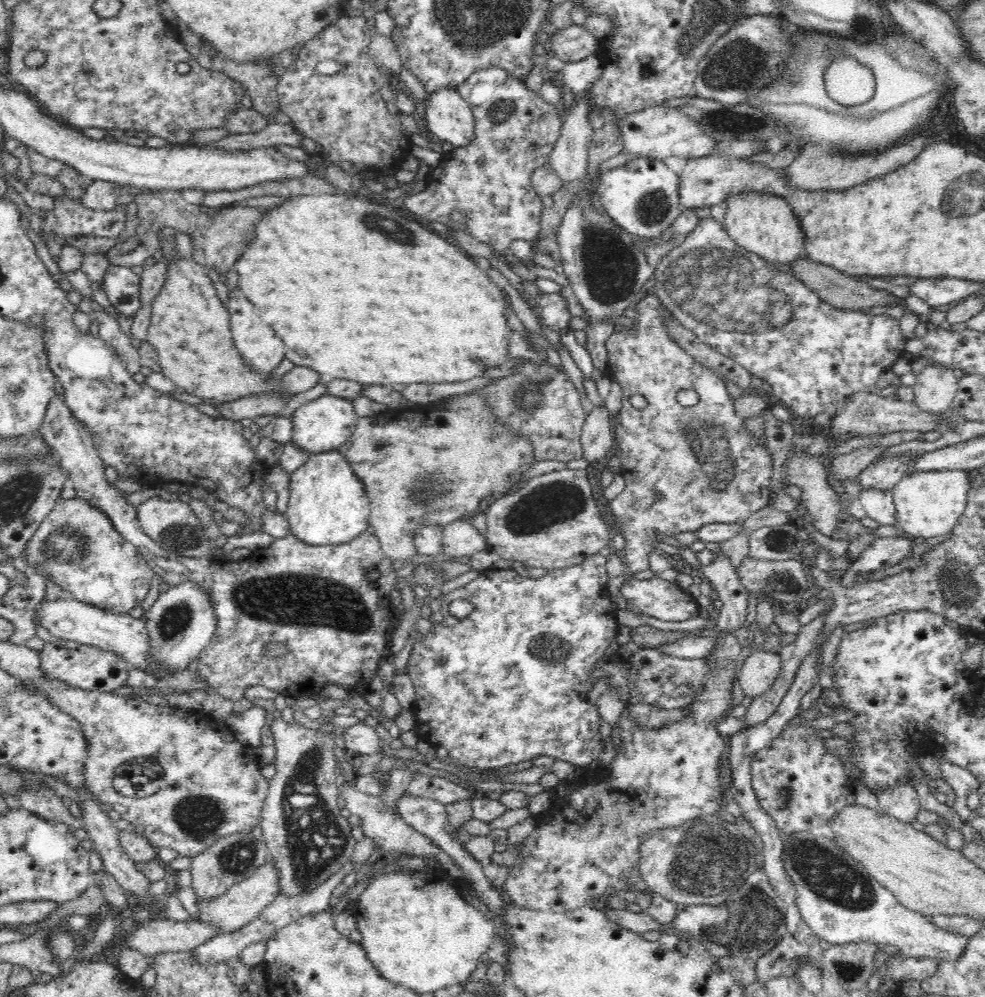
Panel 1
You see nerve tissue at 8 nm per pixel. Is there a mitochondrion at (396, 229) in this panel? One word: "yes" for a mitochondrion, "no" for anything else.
yes

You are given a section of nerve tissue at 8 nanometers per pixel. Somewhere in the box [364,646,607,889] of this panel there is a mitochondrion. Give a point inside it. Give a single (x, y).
(519, 720)

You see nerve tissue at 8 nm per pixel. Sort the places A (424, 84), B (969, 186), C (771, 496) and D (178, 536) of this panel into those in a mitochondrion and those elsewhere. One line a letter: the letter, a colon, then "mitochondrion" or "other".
A: other
B: mitochondrion
C: other
D: mitochondrion

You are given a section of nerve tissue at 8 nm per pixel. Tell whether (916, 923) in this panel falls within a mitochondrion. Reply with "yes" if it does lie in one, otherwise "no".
no

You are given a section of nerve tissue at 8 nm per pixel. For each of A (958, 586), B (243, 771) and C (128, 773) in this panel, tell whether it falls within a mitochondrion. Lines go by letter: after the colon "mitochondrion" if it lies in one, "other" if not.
A: mitochondrion
B: other
C: other

